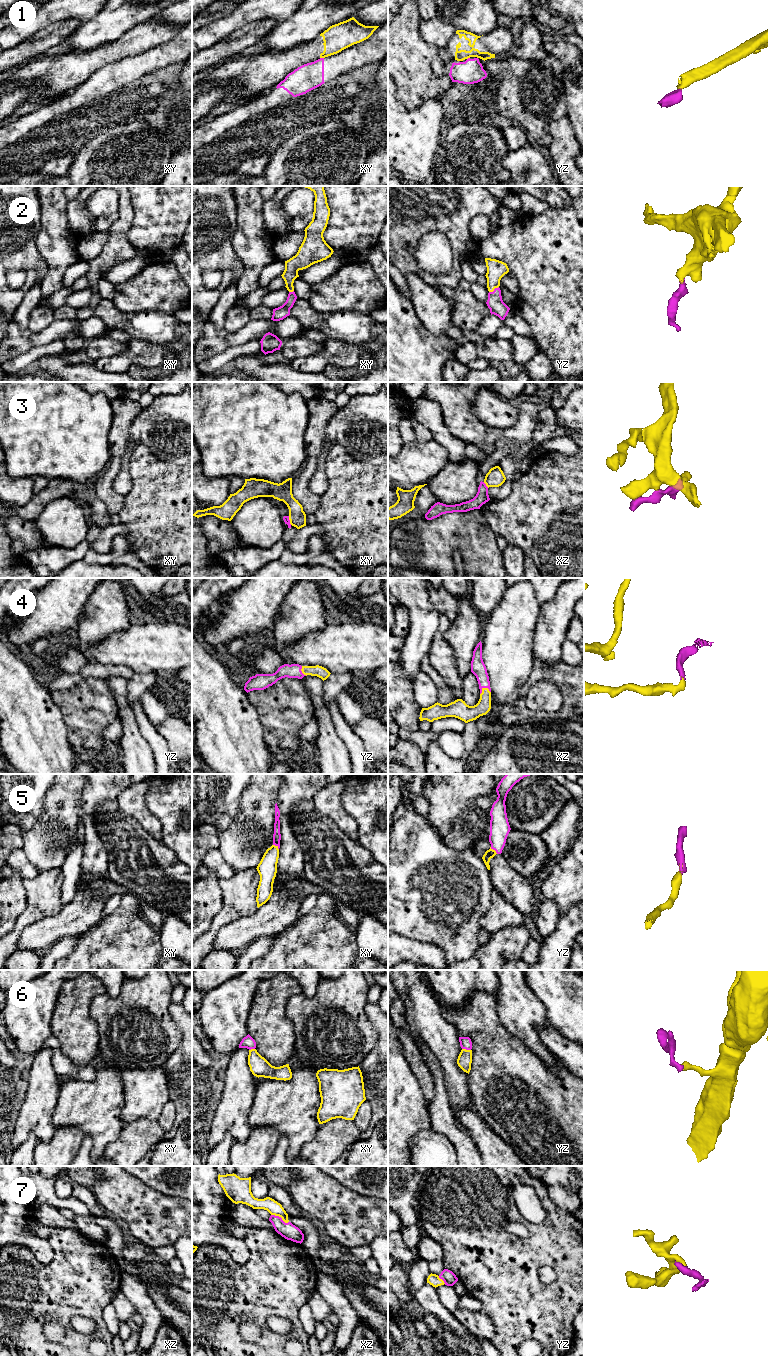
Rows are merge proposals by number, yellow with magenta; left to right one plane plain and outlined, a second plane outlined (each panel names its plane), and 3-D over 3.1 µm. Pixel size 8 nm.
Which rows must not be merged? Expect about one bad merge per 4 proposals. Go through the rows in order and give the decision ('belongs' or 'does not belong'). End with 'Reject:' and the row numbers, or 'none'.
1: does not belong
2: belongs
3: does not belong
4: belongs
5: belongs
6: belongs
7: belongs
Reject: 1, 3

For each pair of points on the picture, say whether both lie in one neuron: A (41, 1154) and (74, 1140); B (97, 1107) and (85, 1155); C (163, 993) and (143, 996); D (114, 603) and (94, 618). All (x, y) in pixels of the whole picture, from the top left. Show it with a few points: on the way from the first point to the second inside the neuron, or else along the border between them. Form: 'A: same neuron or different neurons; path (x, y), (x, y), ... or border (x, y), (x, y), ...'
A: same neuron; path (49, 1154), (56, 1154), (66, 1144)
B: different neurons; border (86, 1134), (92, 1140), (90, 1155)
C: same neuron; path (158, 993), (148, 996)
D: same neuron; path (109, 608), (99, 618)

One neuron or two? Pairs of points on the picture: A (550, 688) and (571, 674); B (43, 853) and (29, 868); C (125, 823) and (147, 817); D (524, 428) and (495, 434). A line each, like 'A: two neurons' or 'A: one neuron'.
A: two neurons
B: two neurons
C: two neurons
D: one neuron

